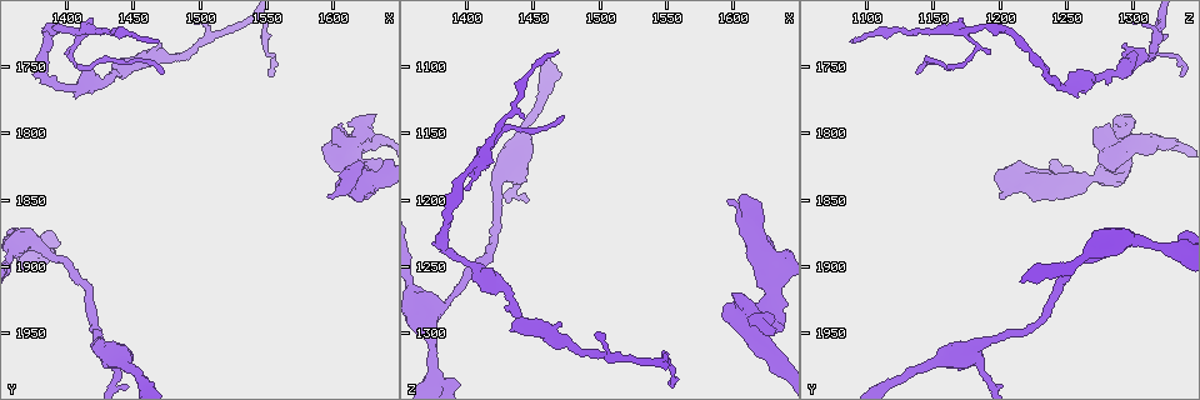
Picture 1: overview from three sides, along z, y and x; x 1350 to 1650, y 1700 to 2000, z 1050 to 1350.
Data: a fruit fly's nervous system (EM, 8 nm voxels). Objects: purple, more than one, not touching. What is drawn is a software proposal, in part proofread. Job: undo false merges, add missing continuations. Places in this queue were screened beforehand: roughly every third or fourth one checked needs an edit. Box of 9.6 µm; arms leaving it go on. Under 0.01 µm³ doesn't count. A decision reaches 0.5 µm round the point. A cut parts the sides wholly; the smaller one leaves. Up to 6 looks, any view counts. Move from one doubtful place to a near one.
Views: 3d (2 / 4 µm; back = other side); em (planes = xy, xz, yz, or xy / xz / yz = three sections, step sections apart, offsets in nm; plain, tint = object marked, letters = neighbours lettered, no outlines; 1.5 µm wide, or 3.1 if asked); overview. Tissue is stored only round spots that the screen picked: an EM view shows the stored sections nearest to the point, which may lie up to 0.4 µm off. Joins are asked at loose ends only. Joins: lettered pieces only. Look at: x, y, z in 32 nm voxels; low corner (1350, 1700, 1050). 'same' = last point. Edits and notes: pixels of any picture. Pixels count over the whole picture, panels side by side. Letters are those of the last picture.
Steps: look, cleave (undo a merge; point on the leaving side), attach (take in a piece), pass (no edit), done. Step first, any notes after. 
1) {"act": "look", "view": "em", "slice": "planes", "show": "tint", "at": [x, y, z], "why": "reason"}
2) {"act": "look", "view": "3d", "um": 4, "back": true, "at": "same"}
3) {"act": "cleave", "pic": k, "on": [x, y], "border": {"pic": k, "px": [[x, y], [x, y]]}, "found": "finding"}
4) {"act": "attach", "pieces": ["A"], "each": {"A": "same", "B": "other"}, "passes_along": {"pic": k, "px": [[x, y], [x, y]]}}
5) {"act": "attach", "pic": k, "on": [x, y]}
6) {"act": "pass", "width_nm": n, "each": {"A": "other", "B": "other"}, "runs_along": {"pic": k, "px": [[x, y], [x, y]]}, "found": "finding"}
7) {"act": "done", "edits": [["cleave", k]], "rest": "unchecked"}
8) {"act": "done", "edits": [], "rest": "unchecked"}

{"act": "look", "view": "em", "slice": "xy", "step": 8, "show": "tint", "at": [1598, 1846, 1198], "why": "free end"}

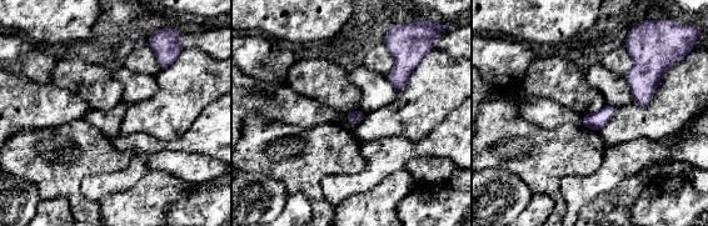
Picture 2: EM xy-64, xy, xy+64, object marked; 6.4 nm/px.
{"act": "look", "view": "em", "slice": "planes", "show": "letters", "at": "same", "why": "another direction"}

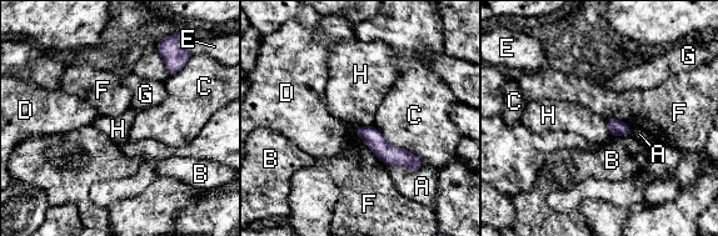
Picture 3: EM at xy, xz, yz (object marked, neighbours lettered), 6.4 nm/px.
{"act": "pass", "each": {"A": "other", "B": "other", "C": "other", "D": "other", "E": "other", "F": "other", "G": "other", "H": "other"}, "border": {"pic": 3, "px": [[606, 120], [609, 135]]}, "found": "none of them fits"}

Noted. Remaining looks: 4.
{"act": "look", "view": "em", "slice": "planes", "show": "letters", "at": [1438, 1968, 1184], "why": "sudden change in width"}

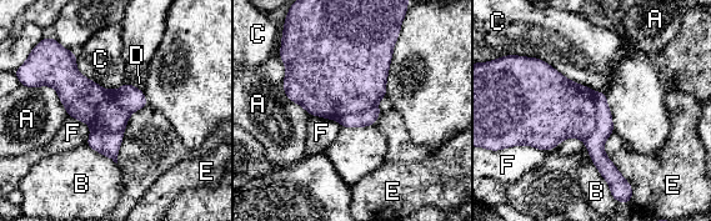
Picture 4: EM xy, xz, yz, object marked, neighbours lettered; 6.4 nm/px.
{"act": "cleave", "pic": 4, "on": [604, 127], "width_nm": 280, "each": {"A": "other", "B": "other", "C": "other", "D": "other", "E": "other", "F": "other"}, "part_leaving": {"pic": 4, "px": [[597, 95], [599, 157], [611, 182]]}, "found": "a second neuron is stuck on"}

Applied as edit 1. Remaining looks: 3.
{"act": "look", "view": "overview"}

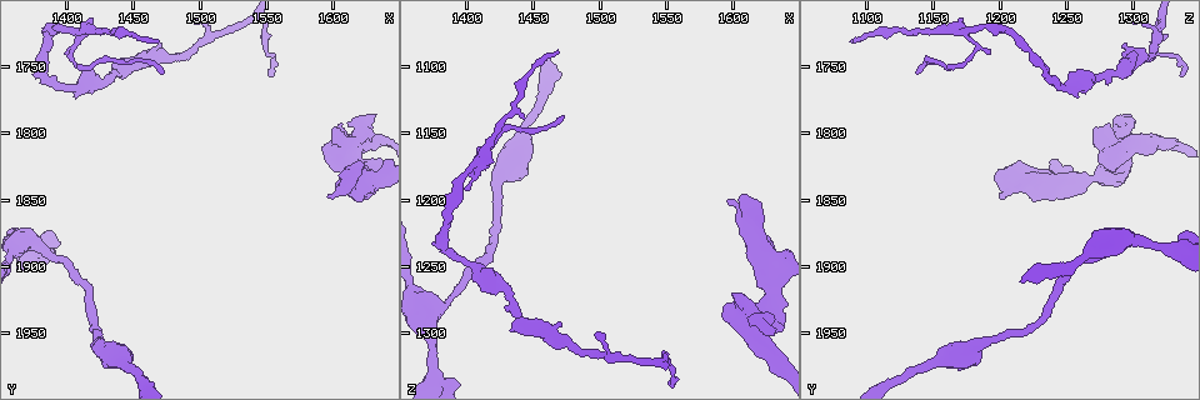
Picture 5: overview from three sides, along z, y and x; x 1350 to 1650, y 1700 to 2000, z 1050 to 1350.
{"act": "look", "view": "3d", "um": 2, "at": [1448, 1750, 1294]}

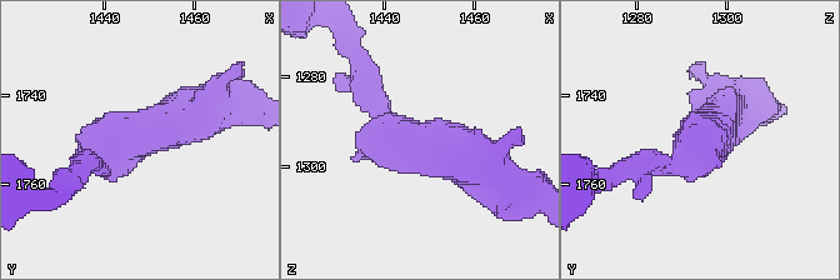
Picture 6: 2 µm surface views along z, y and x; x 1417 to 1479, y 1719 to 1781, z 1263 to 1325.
{"act": "look", "view": "em", "slice": "planes", "show": "letters", "at": [1448, 1749, 1296], "arm_widths_nm": [190, 300], "why": "shape alone is not enough"}

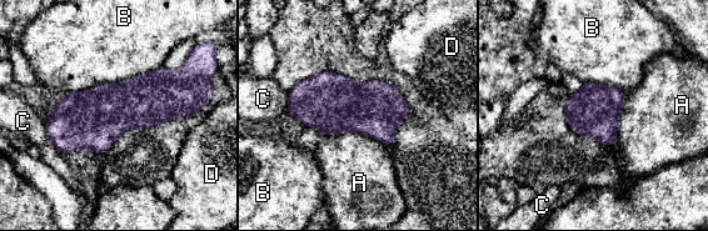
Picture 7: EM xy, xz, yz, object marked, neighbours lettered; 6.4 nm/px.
{"act": "pass", "each": {"A": "other", "B": "other", "C": "other", "D": "other"}, "border": {"pic": 7, "px": [[327, 132], [358, 131], [384, 145]]}, "found": "all the same neuron"}

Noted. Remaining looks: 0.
{"act": "done", "edits": [["cleave", 4]], "rest": "unchecked"}

